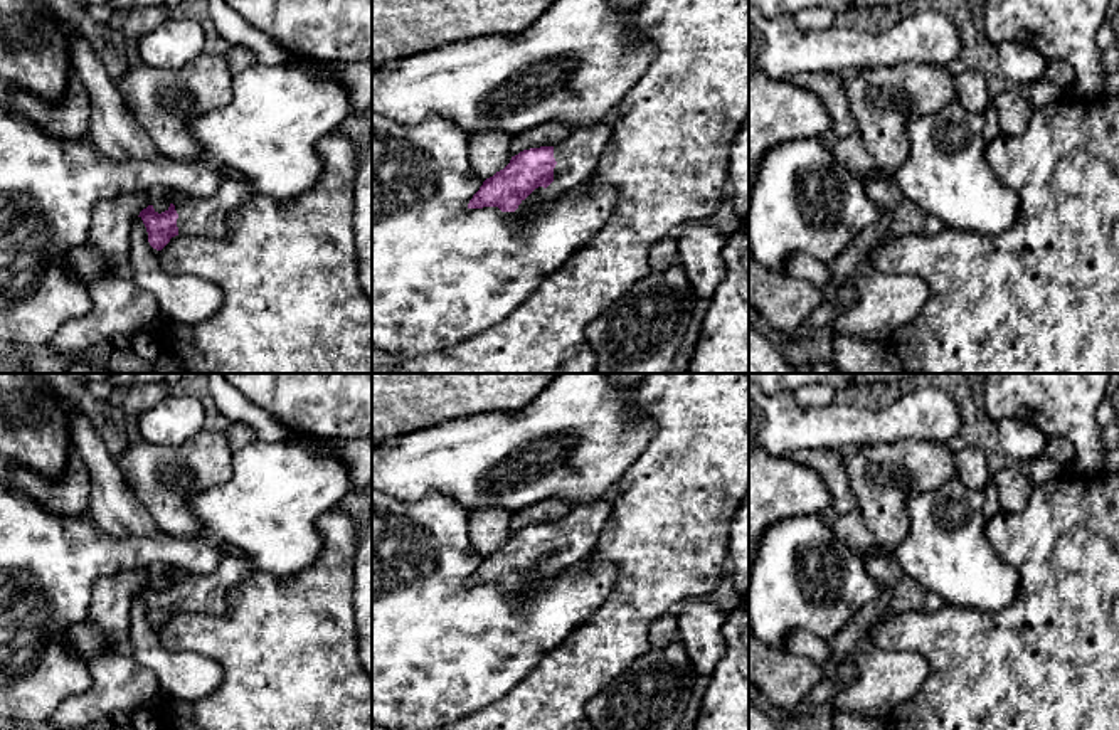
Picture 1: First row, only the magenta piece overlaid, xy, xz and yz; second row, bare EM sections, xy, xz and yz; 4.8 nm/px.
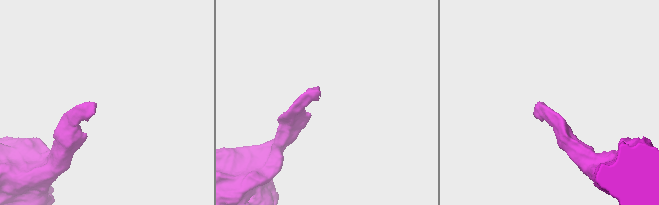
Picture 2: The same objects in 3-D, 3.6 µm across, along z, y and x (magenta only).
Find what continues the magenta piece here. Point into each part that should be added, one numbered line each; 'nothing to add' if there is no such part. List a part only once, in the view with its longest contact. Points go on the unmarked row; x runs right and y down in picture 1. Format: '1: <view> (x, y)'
1: xz (578, 534)

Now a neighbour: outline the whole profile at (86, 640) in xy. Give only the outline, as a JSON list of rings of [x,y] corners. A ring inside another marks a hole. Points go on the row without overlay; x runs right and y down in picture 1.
[[[89,617],[81,624],[69,626],[66,643],[71,651],[84,659],[108,654],[113,649],[113,643]]]

